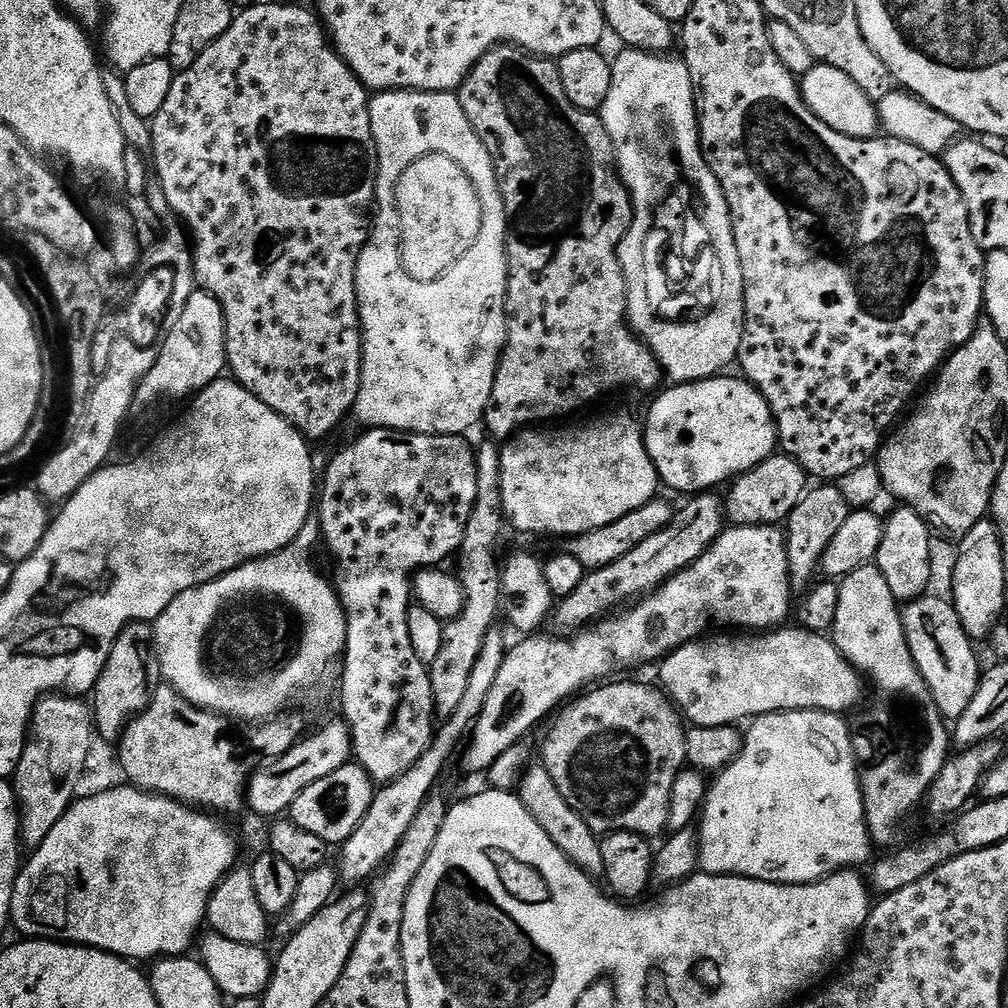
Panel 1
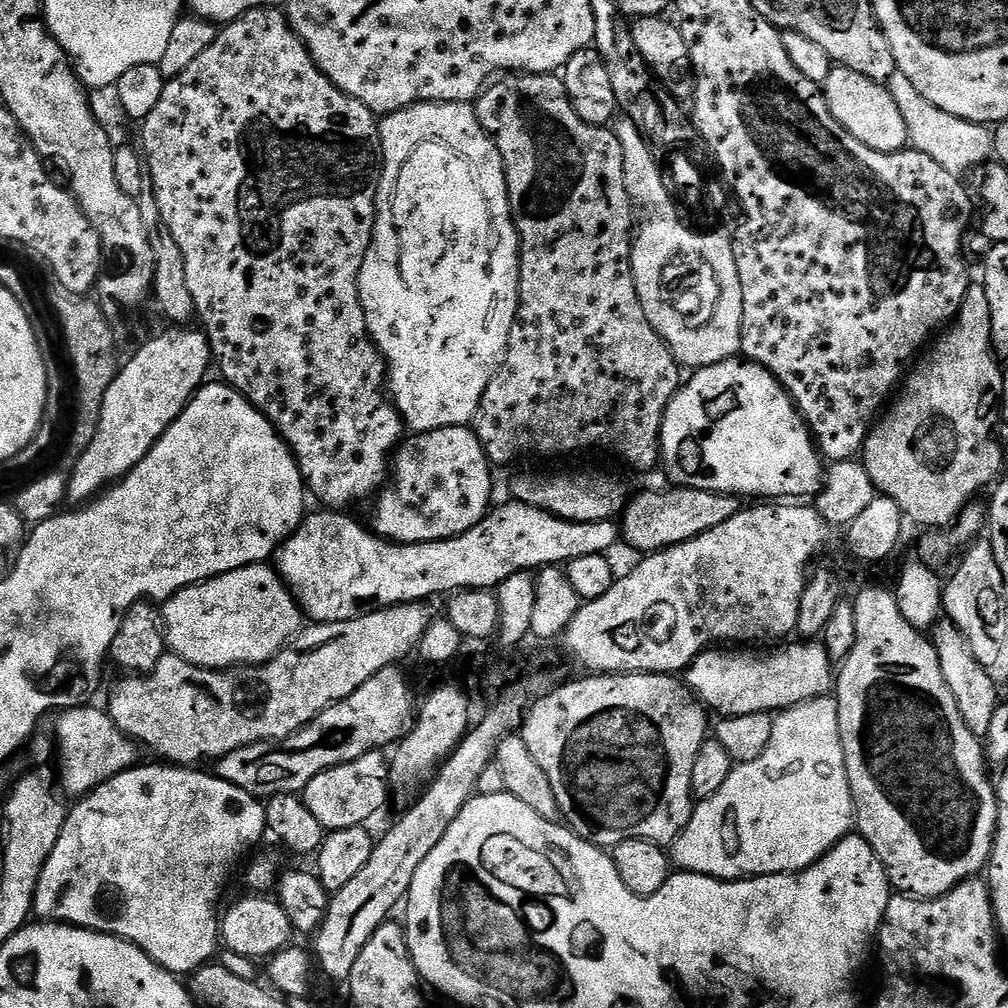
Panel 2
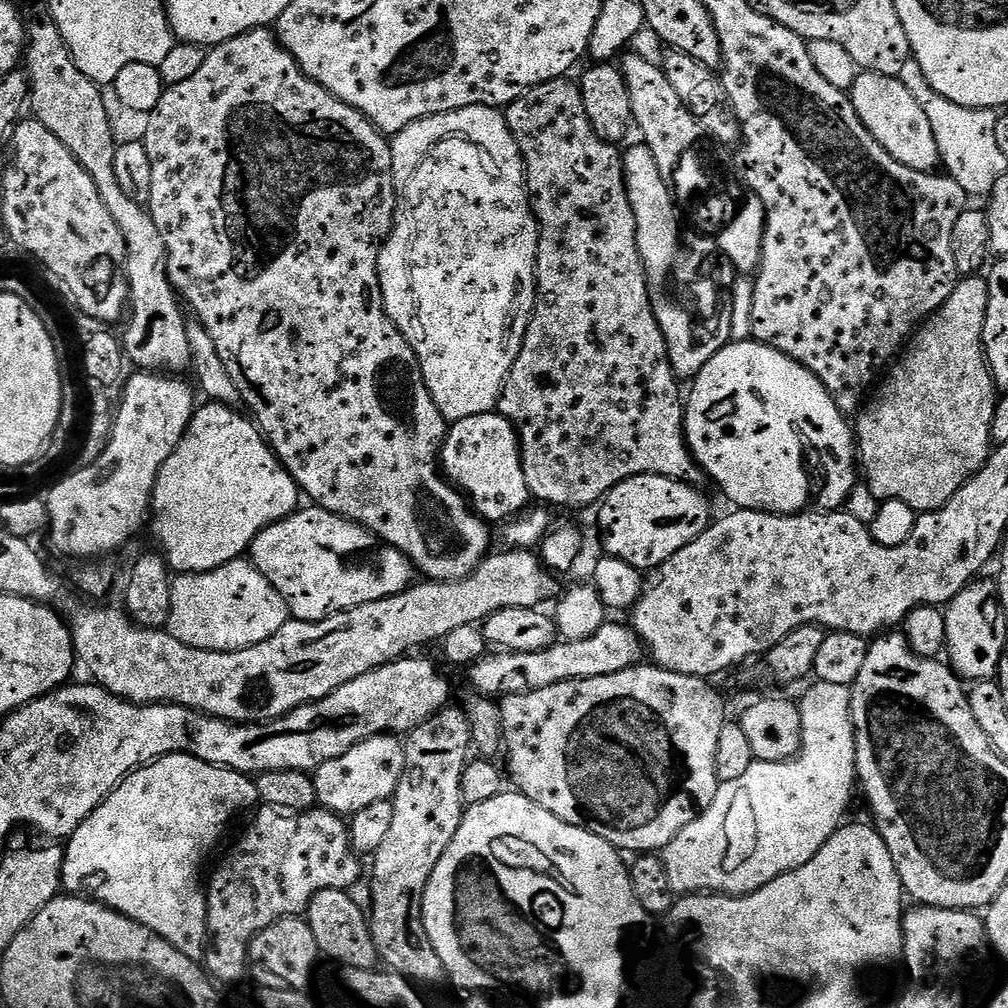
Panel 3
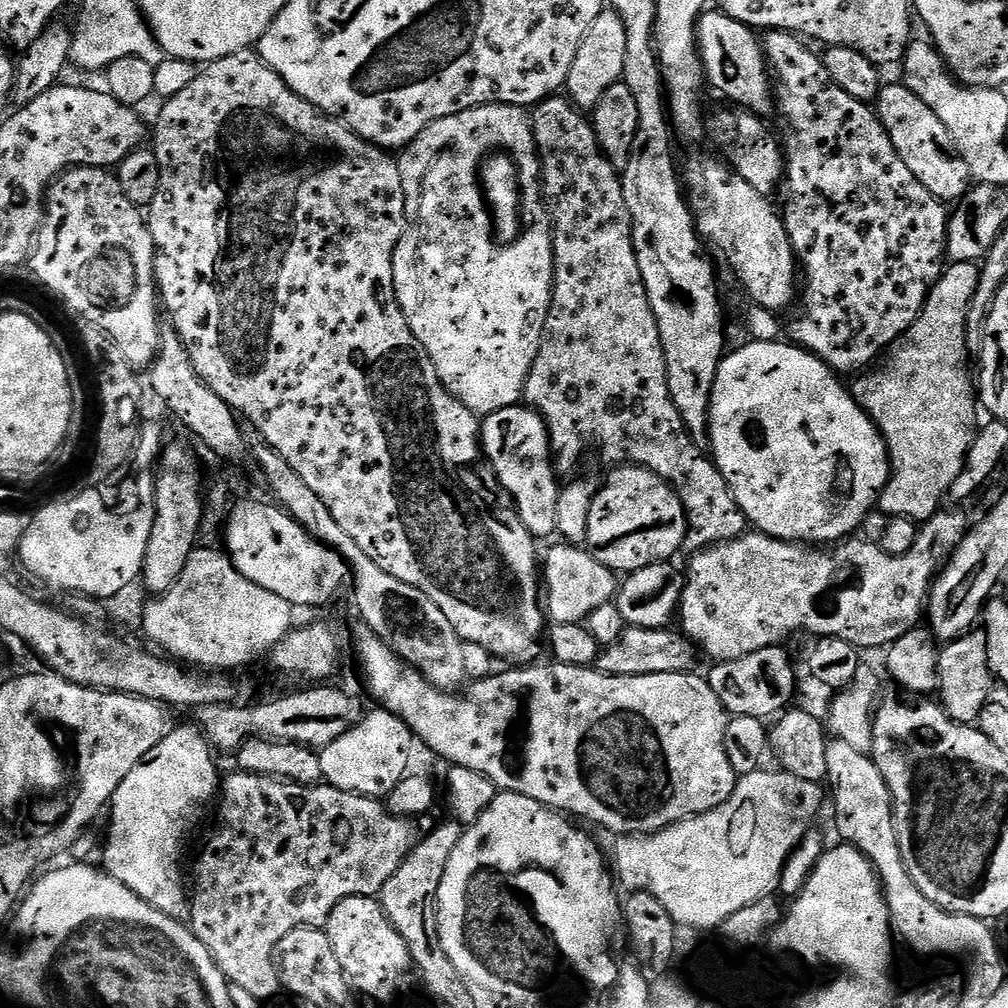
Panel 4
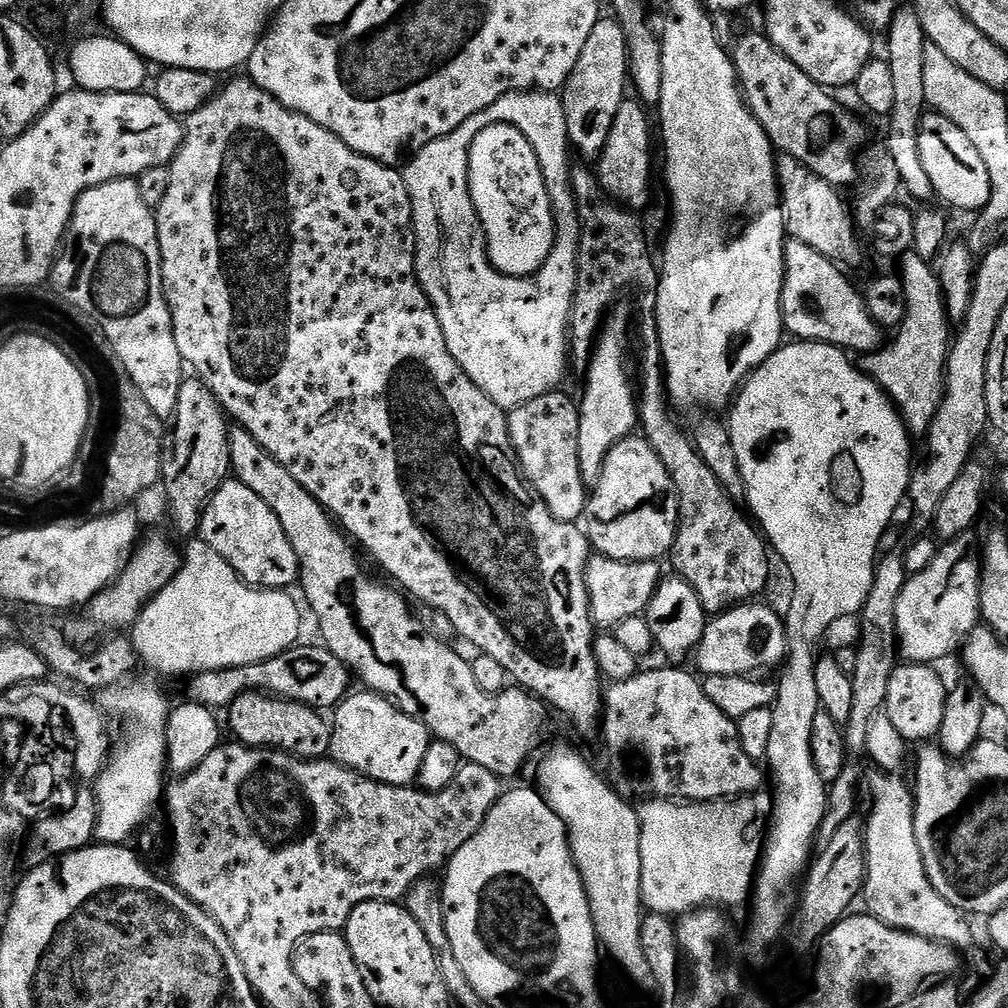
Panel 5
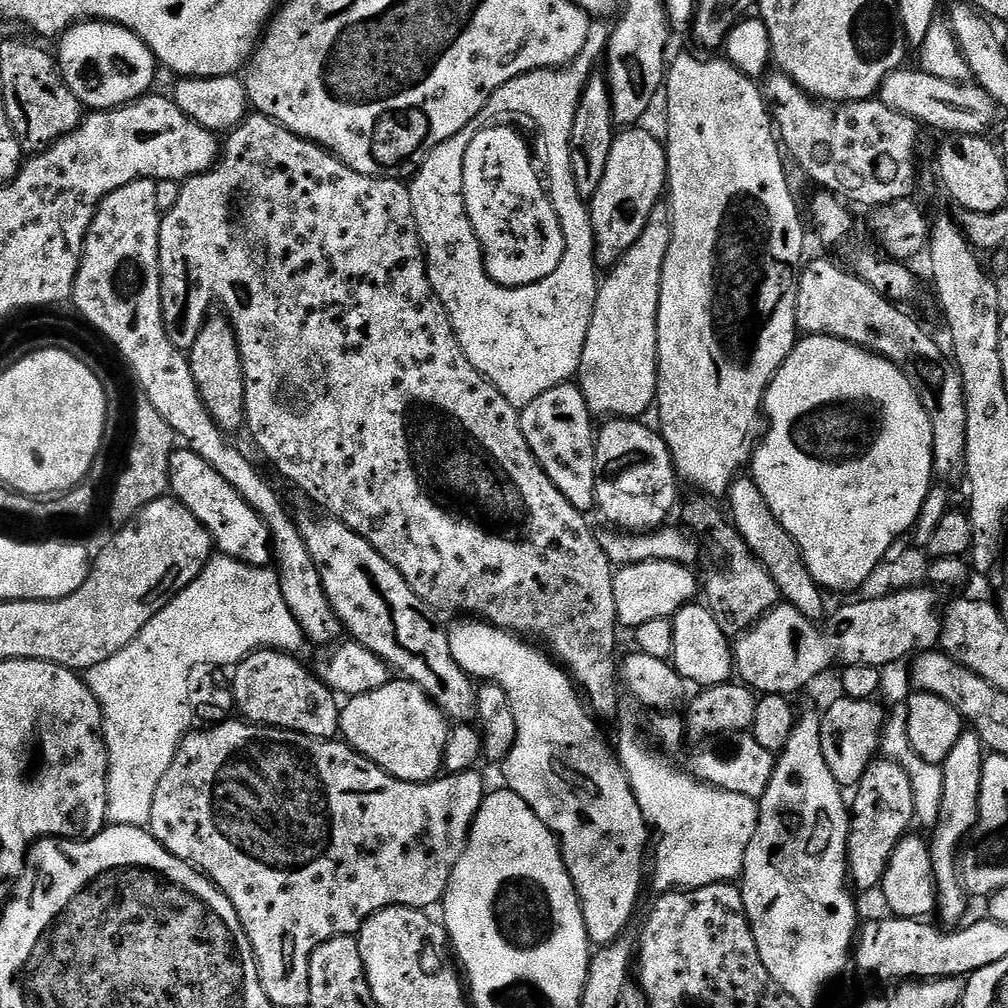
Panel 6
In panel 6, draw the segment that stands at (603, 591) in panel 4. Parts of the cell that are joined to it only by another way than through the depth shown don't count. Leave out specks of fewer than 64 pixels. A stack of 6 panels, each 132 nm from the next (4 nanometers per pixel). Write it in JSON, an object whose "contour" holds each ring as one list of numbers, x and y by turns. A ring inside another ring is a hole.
{"contour":[[638,562,625,568,617,567,612,578,616,618,621,629,634,630,642,622,654,622,654,618,667,620,676,615,687,604,693,603,701,591,702,584,686,564,674,562]]}

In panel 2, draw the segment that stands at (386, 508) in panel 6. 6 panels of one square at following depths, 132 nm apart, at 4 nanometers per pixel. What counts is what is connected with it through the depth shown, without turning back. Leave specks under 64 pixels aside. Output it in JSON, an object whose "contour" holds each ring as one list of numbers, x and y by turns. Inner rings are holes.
{"contour":[[276,6,255,8,231,21,227,26,221,27,216,33,214,42,210,42,209,48,188,69,182,70,182,74,171,77,165,83,158,106,154,106,154,110,150,110,150,114,142,122,142,128,144,128,144,148,142,147,142,152,146,157,146,171,150,177,151,195,156,195,156,208,164,215,163,223,174,234,174,238,182,250,182,262,186,266,186,286,190,286,190,298,194,298,199,323,204,323,201,324,203,331,207,332,208,340,212,343,212,354,215,363,218,368,220,364,220,372,224,375,221,377,232,387,238,389,276,427,276,431,284,439,285,444,291,447,292,454,299,463,300,472,306,481,307,491,311,495,313,492,324,503,321,505,332,510,344,510,347,509,347,504,356,504,359,500,366,499,367,496,369,498,375,497,385,487,390,476,390,461,397,451,398,445,406,436,406,424,400,415,400,409,386,395,386,361,379,348,376,347,375,341,372,340,372,336,368,333,366,314,362,310,362,302,358,294,358,274,362,270,366,250,374,243,375,236,372,235,376,232,376,199,380,196,380,184,382,185,384,180,384,153,380,145,380,126,377,113,369,110,362,102,358,102,358,98,347,96,338,86,334,86,334,82,330,82,326,78,326,74,322,74,322,70,314,62,314,58,302,42,302,38,289,24,287,15,281,9,279,12,278,8]]}

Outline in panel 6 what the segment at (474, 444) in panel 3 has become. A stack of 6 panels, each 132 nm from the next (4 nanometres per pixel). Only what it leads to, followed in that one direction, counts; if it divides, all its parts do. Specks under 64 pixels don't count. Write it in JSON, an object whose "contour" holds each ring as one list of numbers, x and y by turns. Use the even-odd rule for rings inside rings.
{"contour":[[579,383,559,384,546,394,538,394,534,402,519,409,522,434,542,466,542,470,558,486,558,490,579,512,591,513,596,507,596,433,594,417,586,406]]}

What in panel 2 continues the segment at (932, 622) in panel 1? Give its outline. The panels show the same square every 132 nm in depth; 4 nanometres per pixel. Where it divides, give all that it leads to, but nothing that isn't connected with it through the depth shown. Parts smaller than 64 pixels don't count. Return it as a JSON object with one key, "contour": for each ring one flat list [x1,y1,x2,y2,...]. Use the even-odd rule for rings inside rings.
{"contour":[[941,619,931,629,930,639,936,648,938,662,942,666,942,674,946,678,946,686,950,686,966,726,970,726,970,730,974,735,984,738,990,730,990,722,998,705,996,684,992,681,991,674,988,673,991,671,985,665,980,664,978,658,974,658,966,638,952,620]]}

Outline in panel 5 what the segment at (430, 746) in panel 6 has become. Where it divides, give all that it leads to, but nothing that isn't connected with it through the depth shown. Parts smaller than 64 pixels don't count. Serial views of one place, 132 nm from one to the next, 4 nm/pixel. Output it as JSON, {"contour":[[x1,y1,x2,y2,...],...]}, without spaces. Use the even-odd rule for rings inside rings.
{"contour":[[367,690,359,691,345,696,334,709,336,717,330,720,331,759,383,784,411,785,420,775,422,758,426,758,430,743,427,726,386,697]]}

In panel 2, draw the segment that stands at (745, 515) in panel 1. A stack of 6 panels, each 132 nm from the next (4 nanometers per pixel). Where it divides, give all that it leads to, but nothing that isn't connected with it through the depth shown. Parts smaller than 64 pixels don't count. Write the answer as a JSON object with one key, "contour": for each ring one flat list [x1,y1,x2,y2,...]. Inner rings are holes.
{"contour":[[679,486,669,487,669,492,644,492,641,496,633,495,629,499,622,513,622,536,632,548,637,548,640,554,651,554,659,552,662,548,671,548,674,544,685,544,688,540,693,540,694,537,700,536,703,532,709,532,714,526,722,526,722,522,726,522,726,518,734,518,734,514,740,511,742,504,735,496,727,496,725,492,707,492,706,490,698,490,697,488,682,488]]}

